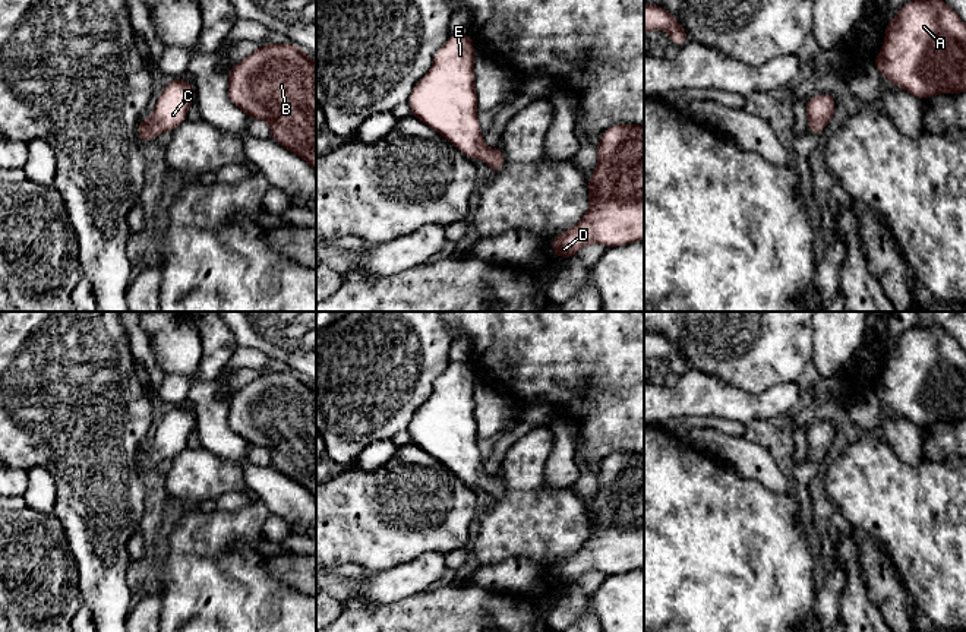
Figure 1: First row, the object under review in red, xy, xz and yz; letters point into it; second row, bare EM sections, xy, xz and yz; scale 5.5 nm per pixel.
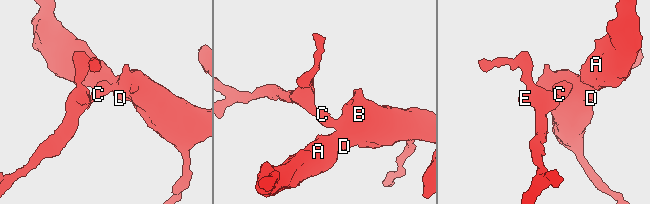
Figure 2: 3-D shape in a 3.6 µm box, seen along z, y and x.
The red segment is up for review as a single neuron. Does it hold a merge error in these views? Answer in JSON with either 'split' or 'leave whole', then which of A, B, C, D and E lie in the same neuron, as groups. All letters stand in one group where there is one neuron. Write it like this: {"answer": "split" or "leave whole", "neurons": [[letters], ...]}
{"answer": "leave whole", "neurons": [["A", "B", "C", "D", "E"]]}

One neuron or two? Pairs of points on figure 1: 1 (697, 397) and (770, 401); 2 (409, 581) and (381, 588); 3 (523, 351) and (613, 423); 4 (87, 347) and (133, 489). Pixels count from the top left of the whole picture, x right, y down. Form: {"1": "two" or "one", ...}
{"1": "one", "2": "one", "3": "one", "4": "one"}

